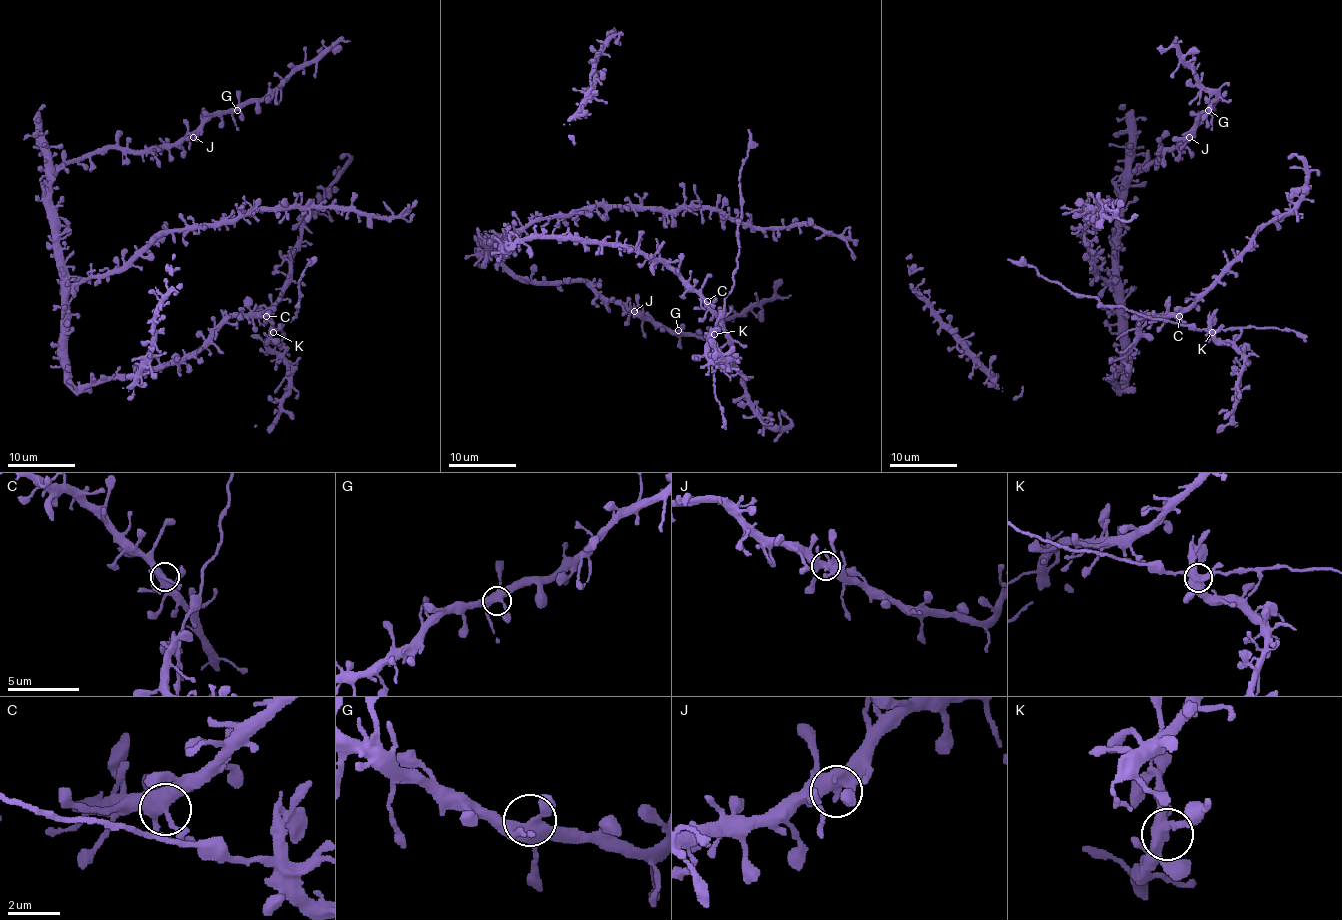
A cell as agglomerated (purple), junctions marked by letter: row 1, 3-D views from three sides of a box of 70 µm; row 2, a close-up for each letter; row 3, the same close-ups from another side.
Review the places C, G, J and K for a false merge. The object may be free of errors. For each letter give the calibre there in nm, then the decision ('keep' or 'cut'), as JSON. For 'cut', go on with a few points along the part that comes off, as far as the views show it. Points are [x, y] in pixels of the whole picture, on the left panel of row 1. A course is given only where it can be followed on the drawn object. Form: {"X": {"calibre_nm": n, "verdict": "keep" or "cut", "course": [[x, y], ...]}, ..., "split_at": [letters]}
{"C": {"calibre_nm": 440, "verdict": "keep"}, "G": {"calibre_nm": 440, "verdict": "keep"}, "J": {"calibre_nm": 420, "verdict": "keep"}, "K": {"calibre_nm": 440, "verdict": "keep"}, "split_at": []}

